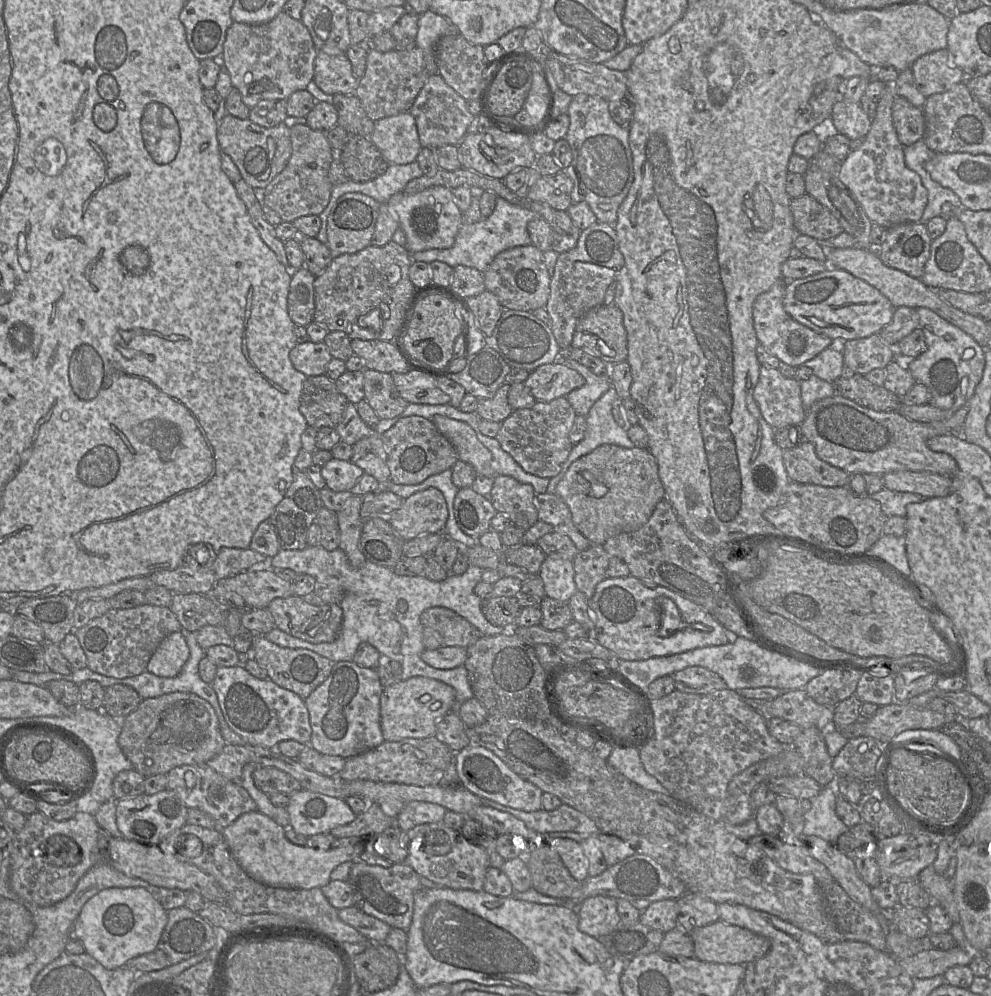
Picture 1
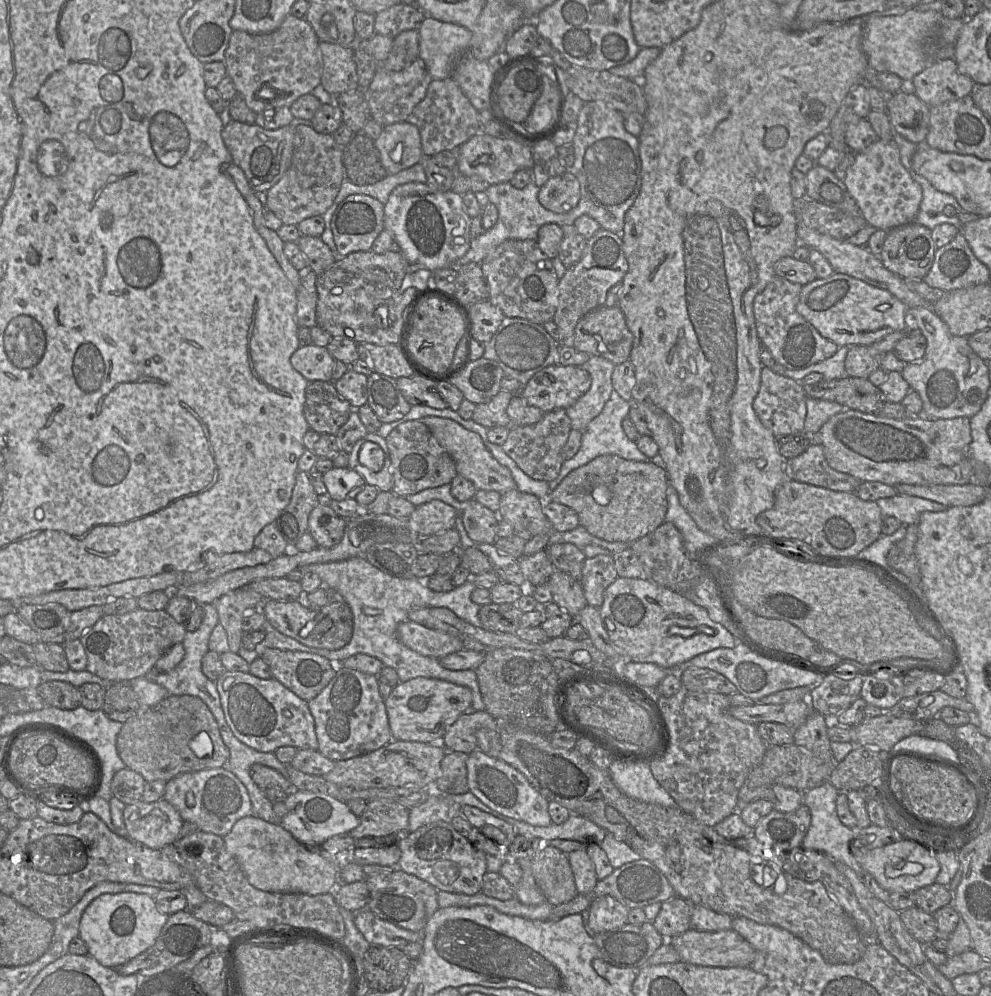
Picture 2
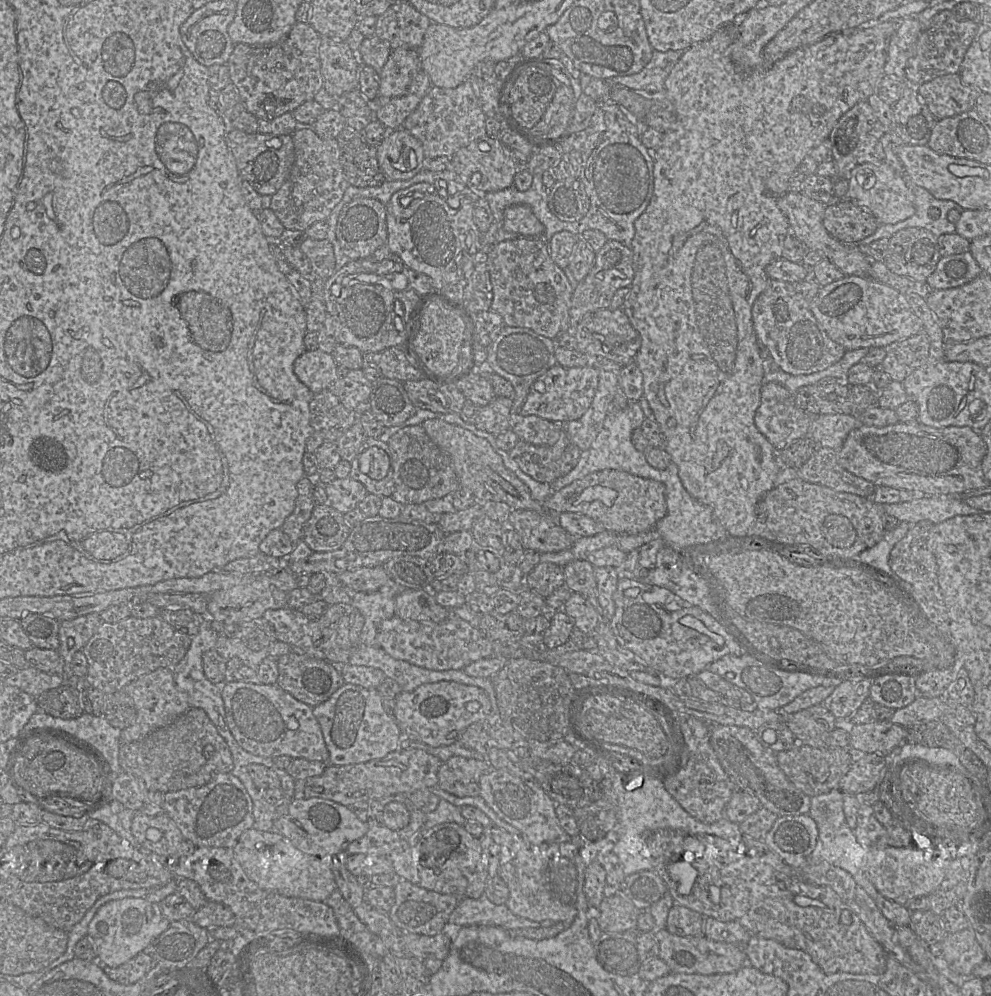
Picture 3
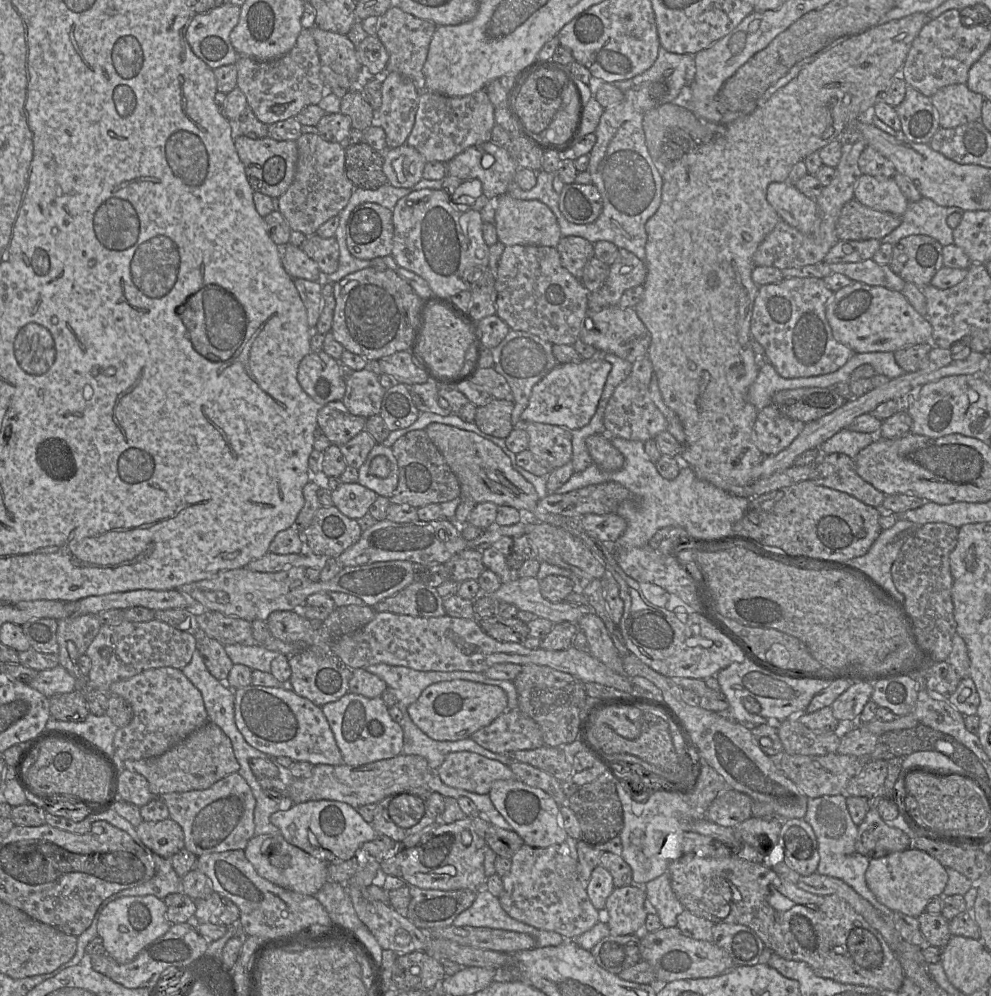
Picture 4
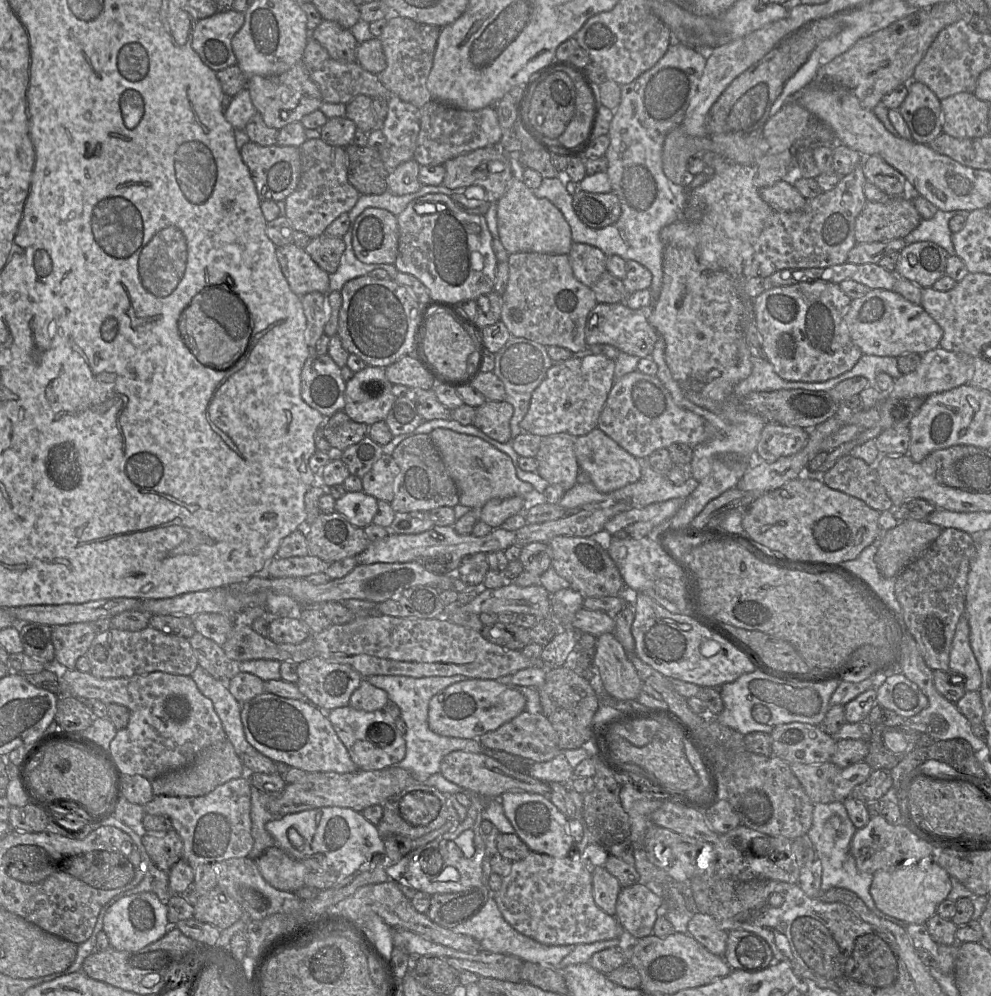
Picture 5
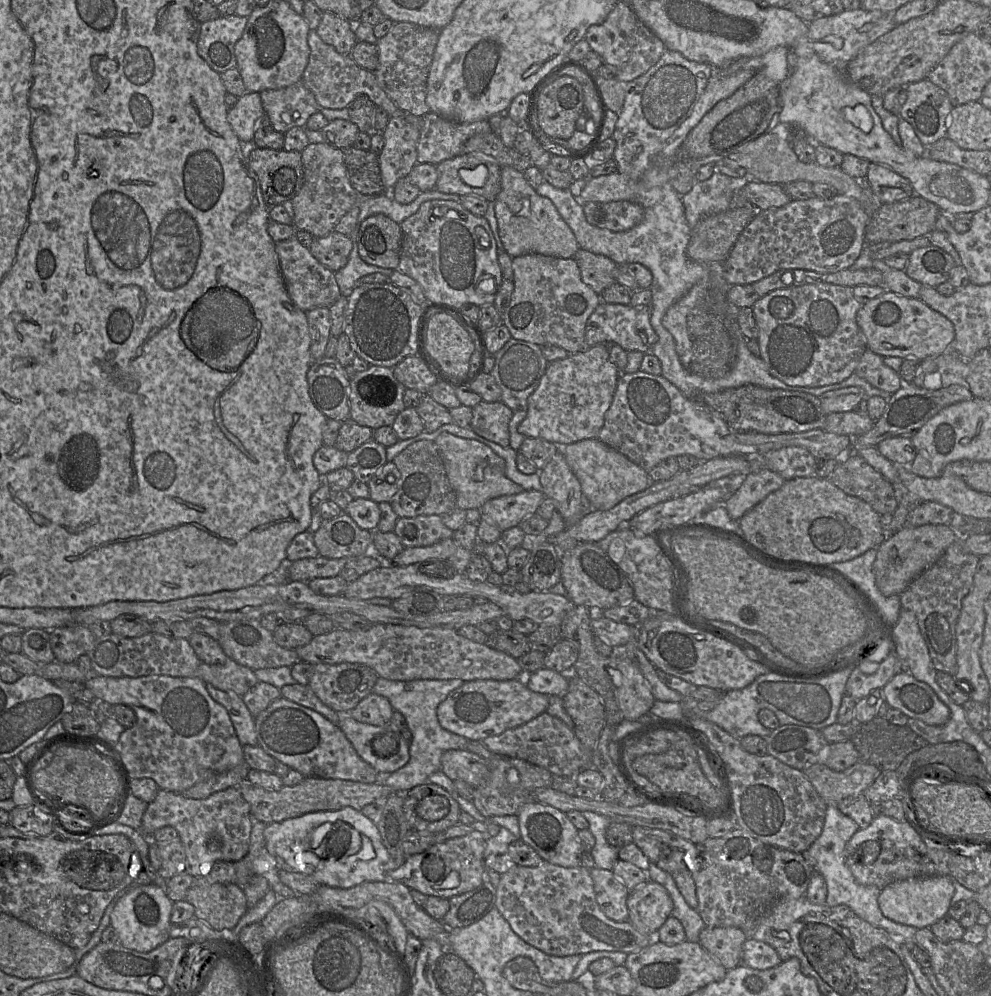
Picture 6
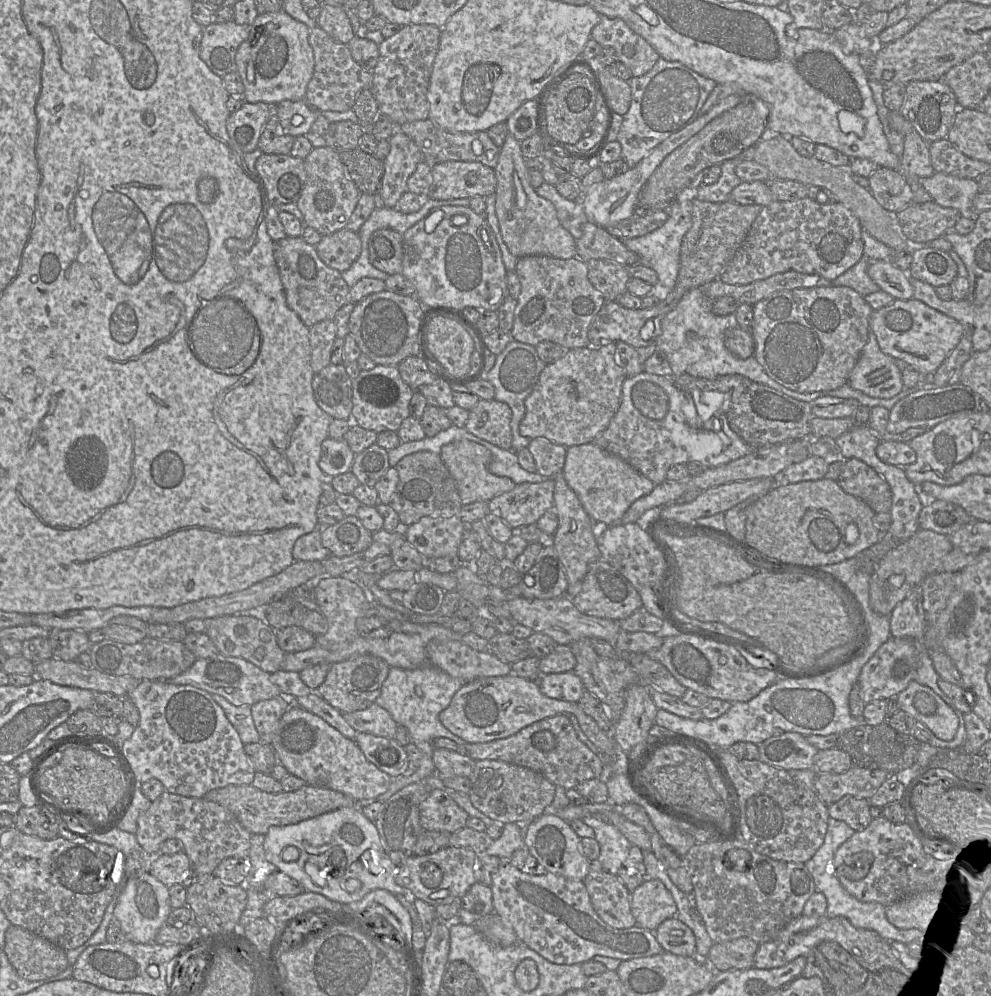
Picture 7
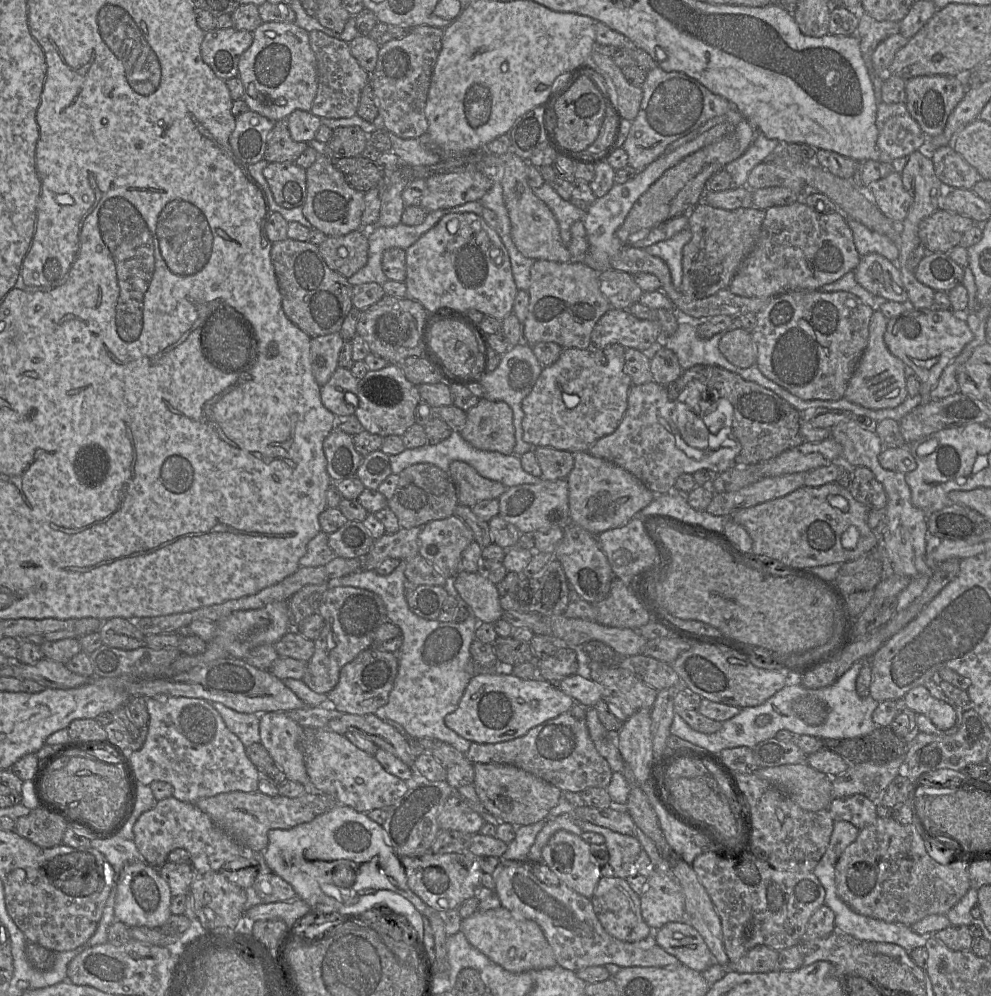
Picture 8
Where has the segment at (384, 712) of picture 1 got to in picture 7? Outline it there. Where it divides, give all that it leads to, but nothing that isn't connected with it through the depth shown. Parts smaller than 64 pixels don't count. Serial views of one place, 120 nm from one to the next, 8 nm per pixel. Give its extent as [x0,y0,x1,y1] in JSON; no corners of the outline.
[439,674,630,775]

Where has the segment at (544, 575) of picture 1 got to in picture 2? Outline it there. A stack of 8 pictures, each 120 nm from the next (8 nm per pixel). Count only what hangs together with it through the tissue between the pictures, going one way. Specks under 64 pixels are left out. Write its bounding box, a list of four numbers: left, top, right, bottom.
[548,570,588,619]

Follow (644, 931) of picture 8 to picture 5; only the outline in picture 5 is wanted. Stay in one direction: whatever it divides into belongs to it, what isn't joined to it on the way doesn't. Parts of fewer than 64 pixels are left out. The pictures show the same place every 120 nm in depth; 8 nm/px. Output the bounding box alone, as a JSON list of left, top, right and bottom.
[591,867,622,916]

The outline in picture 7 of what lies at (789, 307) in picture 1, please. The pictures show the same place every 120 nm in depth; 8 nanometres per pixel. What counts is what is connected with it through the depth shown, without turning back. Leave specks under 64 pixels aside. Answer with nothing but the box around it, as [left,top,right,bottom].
[869,298,965,377]

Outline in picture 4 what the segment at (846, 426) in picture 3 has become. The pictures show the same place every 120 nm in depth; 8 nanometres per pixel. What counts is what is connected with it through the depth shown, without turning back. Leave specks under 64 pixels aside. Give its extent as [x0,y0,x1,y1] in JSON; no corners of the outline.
[819,428,877,459]

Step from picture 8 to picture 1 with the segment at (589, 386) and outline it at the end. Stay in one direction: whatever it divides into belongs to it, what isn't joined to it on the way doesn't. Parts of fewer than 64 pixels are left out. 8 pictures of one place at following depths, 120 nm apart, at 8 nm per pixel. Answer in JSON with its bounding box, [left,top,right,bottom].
[524,359,584,402]

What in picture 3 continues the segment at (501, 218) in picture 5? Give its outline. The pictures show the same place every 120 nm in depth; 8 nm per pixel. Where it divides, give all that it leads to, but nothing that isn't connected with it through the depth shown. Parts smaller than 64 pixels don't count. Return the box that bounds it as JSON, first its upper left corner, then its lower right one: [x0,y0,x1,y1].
[503,205,545,238]

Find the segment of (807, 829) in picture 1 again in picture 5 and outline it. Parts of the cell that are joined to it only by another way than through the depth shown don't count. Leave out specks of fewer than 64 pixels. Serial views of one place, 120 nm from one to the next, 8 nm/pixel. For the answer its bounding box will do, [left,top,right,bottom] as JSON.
[807,801,905,929]

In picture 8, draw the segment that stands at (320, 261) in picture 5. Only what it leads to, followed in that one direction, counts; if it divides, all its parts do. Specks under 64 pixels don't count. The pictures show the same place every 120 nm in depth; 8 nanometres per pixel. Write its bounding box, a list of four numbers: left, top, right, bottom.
[318,230,368,279]

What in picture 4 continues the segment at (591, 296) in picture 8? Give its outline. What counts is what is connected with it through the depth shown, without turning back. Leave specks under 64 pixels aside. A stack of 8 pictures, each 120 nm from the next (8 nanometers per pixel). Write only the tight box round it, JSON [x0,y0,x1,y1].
[495,245,589,344]

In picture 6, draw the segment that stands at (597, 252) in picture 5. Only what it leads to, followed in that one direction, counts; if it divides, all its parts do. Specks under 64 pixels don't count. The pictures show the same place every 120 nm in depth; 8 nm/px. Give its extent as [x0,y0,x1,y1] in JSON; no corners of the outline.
[573,249,618,294]

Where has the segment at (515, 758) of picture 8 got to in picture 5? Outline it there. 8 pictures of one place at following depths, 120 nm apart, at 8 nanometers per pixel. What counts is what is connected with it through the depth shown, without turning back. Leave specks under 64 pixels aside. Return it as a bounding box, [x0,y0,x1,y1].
[478,711,561,762]

